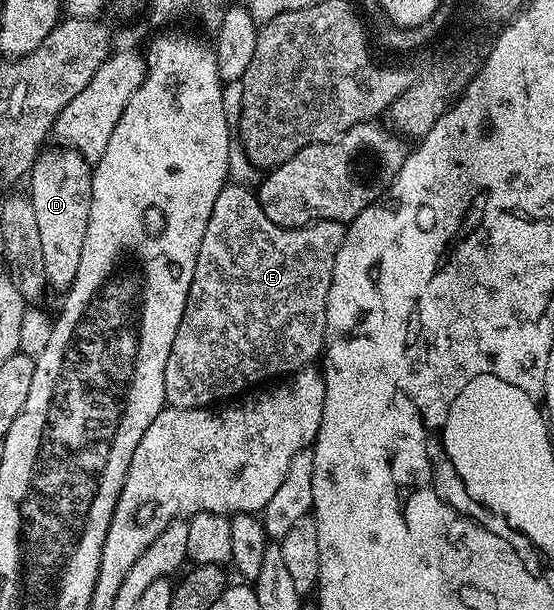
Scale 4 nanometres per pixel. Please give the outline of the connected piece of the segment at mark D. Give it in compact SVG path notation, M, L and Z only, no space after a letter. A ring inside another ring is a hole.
M71 148L45 149L30 171L30 199L38 224L39 243L45 264L45 280L52 290L67 292L78 272L78 256L82 256L82 240L86 240L86 224L90 216L90 164Z

